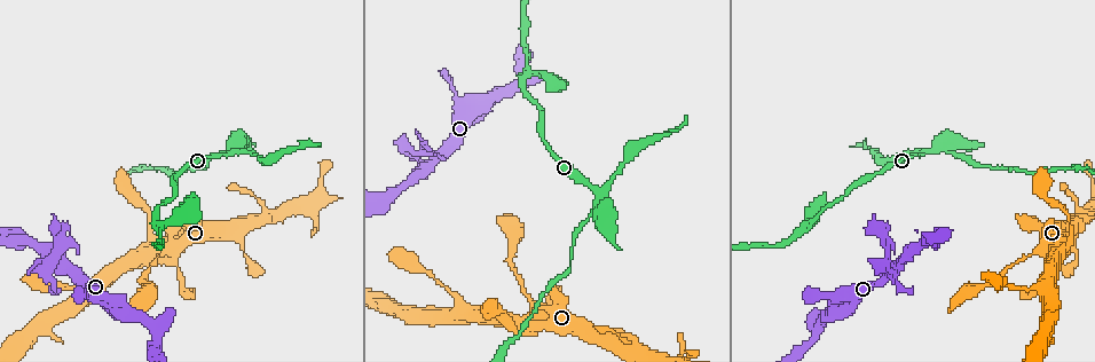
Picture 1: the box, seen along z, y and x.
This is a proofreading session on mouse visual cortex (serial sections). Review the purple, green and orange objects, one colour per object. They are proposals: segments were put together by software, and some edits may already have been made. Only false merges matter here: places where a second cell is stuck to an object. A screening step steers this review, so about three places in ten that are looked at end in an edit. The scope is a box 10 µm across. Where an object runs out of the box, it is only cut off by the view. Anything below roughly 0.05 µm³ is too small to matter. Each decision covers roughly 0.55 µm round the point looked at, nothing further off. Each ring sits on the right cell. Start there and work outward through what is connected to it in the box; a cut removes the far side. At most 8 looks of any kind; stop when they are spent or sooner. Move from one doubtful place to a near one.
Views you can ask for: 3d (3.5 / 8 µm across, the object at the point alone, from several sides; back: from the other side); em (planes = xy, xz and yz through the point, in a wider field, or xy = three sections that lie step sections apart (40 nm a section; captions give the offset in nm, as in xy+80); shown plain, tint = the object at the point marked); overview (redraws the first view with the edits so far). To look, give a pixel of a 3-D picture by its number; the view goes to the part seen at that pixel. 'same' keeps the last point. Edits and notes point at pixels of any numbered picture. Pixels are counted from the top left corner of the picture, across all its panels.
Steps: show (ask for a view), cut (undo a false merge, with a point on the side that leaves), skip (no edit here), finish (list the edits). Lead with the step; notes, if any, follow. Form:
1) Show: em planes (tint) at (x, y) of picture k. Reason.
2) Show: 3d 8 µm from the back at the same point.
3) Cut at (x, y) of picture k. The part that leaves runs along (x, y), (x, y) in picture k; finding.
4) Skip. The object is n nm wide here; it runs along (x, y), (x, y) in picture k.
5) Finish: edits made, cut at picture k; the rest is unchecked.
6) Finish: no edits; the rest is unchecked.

Show: 3d 3.5 µm at (808, 225) of picture 1. Narrows sharply.

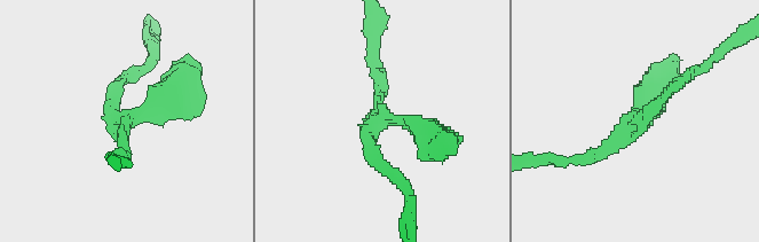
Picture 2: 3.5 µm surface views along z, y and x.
Show: em xy step 3 (tint) at (378, 118) of picture 2. 3 arms meet here; the arms are 150, 200, 300 nm wide; need the tissue.

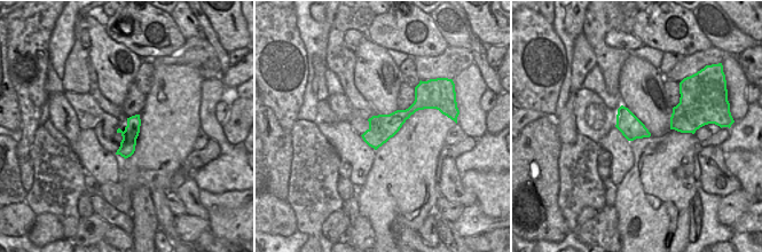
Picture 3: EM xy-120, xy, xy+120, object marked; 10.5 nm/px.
Show: em xy step 5 (tint) at the same point.

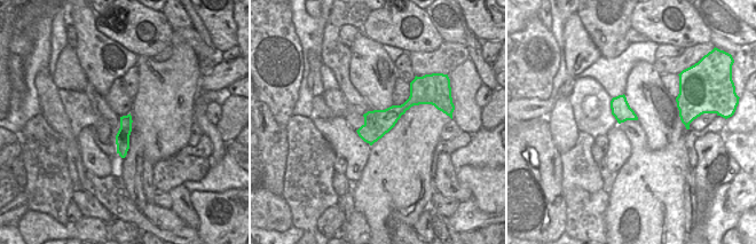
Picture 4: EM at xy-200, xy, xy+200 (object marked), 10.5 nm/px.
Skip. It runs along (381, 169), (364, 134), (378, 119), (435, 142) in picture 2; all the same cell.

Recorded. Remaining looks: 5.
Show: 3d 8 µm at (436, 159) of picture 1.

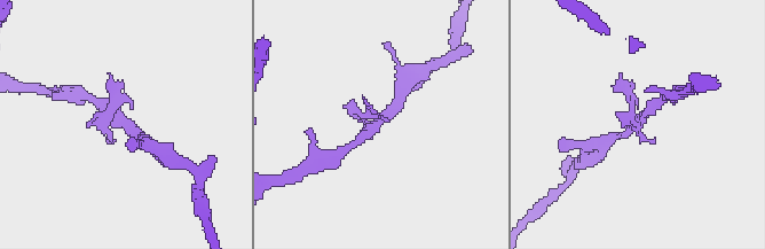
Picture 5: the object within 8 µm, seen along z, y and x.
Show: 3d 3.5 µm at the same point. Zoom in.

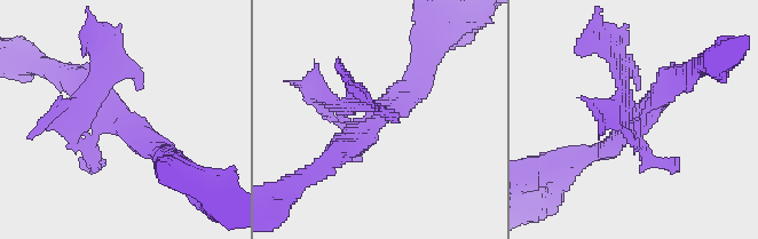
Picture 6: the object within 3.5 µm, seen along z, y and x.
Show: em xy step 5 (tint) at (120, 119) of picture 6.

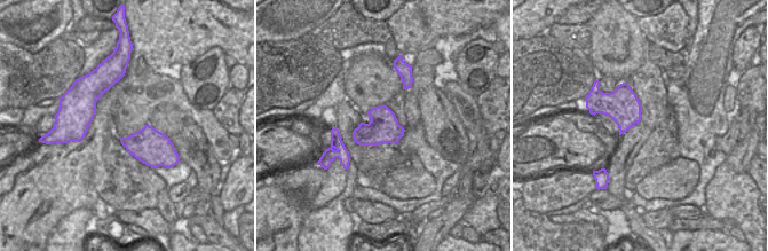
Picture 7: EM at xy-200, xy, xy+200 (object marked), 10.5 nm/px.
Skip. One cell here.

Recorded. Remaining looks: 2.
Show: 3d 3.5 µm at (599, 206) of picture 1.

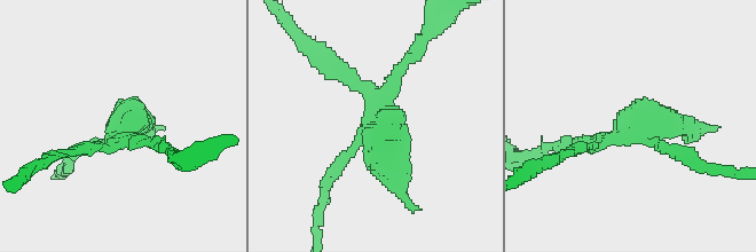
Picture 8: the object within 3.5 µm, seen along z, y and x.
Show: em xy step 5 (tint) at (629, 130) of picture 8.

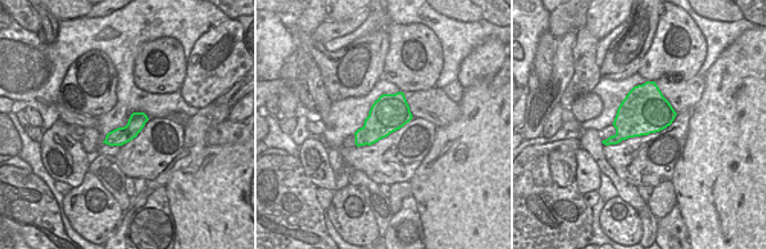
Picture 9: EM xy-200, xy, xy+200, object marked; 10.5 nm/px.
Cut at (338, 171) of picture 8. The part that leaves runs along (382, 89), (434, 28) in picture 8; two cells meet here.

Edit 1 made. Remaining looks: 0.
Finish: edits made, cut at picture 8; the rest is unchecked.

